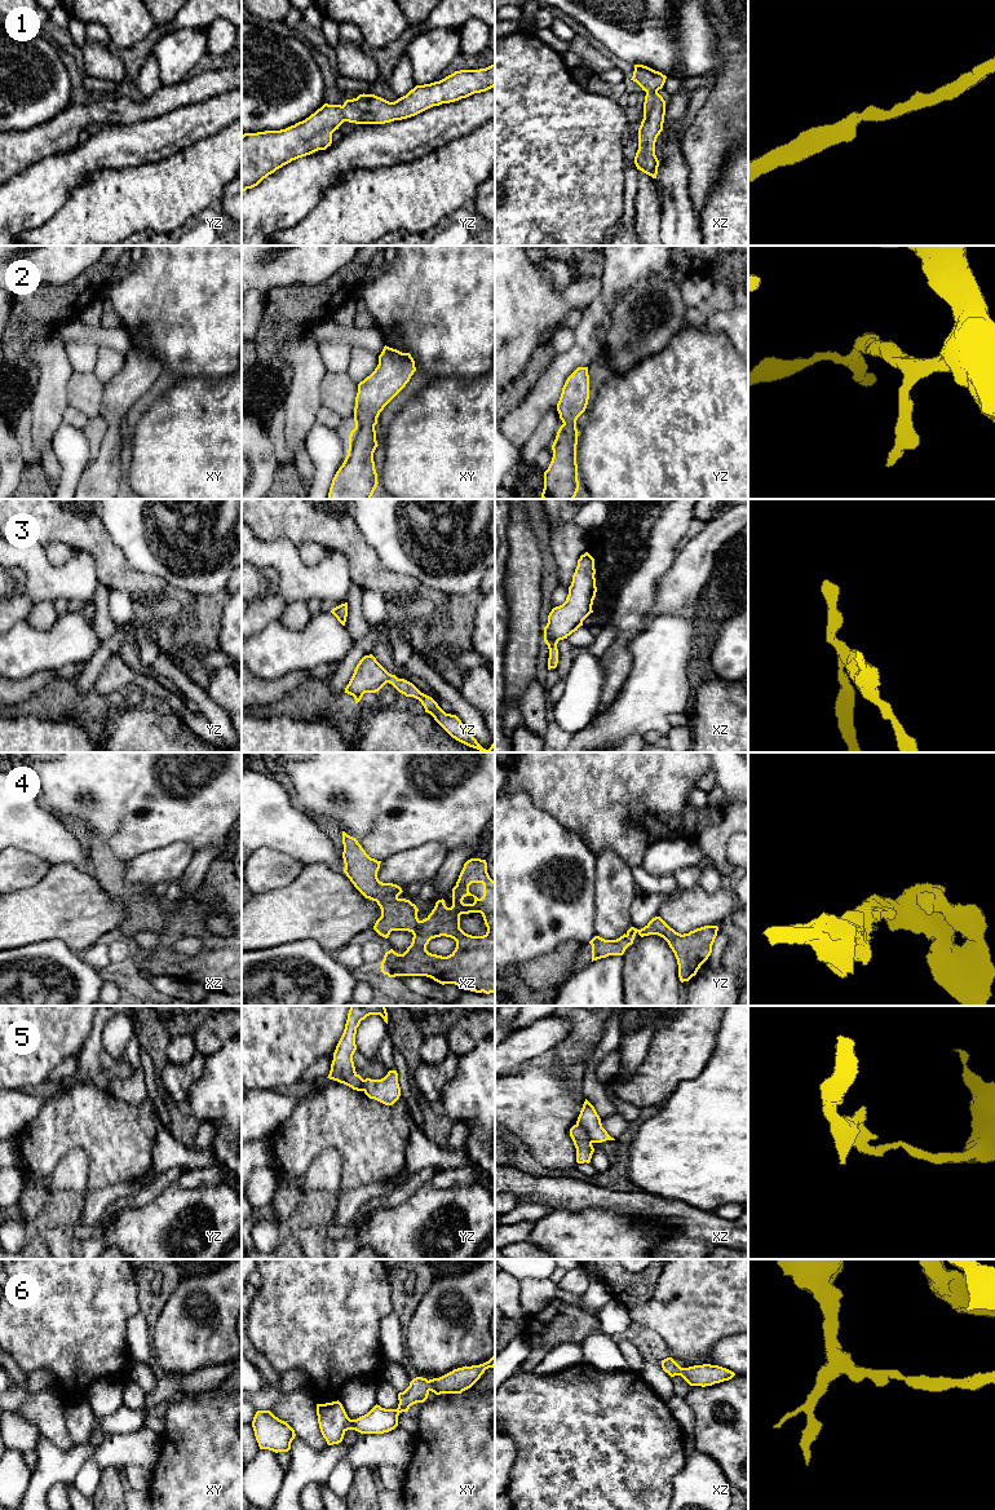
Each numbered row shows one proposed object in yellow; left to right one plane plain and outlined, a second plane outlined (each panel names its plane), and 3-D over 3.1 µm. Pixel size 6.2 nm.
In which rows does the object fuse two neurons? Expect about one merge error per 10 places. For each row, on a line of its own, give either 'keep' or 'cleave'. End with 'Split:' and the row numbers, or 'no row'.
1: keep
2: keep
3: keep
4: keep
5: cleave
6: keep
Split: 5

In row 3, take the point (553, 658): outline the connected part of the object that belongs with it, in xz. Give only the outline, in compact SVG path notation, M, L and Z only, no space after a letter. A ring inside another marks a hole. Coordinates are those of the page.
M585 552L578 560L566 601L552 609L544 627L544 641L549 649L548 670L557 667L558 641L578 631L583 621L593 613L592 605L597 592L594 574L594 558Z

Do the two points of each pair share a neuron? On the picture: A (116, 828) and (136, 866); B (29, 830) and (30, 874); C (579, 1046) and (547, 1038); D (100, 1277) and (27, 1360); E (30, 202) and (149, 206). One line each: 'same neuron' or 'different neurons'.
A: different neurons
B: different neurons
C: different neurons
D: same neuron
E: different neurons

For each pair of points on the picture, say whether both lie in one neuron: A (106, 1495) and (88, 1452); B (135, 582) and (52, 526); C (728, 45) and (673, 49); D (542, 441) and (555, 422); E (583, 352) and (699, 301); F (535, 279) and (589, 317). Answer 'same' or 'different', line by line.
A: different
B: same
C: same
D: same
E: different
F: different

